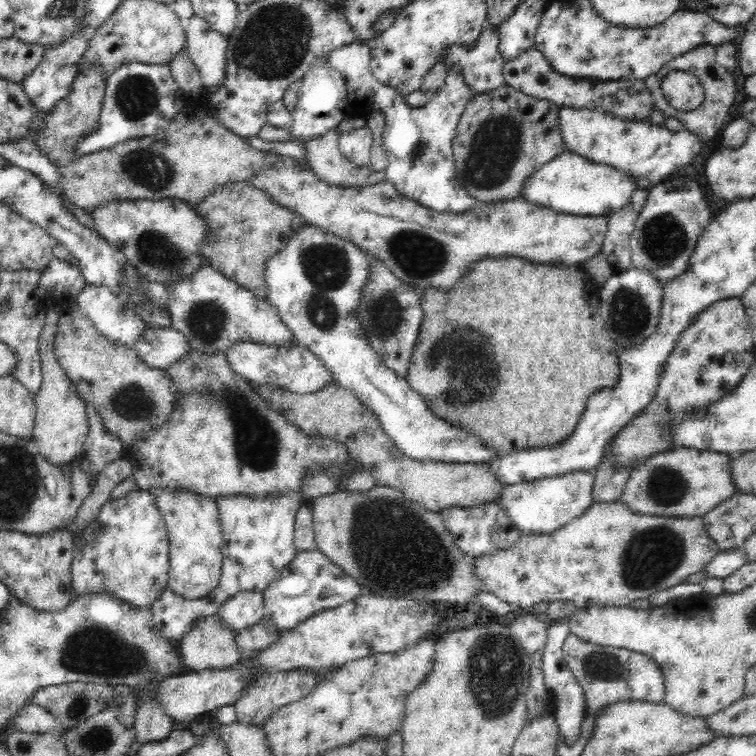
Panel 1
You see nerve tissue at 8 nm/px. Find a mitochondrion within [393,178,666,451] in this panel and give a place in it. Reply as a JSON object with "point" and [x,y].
{"point":[476,381]}

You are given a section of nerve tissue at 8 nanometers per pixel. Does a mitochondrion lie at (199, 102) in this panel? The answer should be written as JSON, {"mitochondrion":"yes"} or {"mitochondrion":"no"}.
{"mitochondrion":"no"}

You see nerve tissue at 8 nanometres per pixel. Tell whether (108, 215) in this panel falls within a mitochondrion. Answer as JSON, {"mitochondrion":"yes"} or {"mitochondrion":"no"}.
{"mitochondrion":"no"}

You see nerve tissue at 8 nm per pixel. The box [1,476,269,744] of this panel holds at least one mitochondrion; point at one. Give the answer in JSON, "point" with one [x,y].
{"point":[95,651]}

